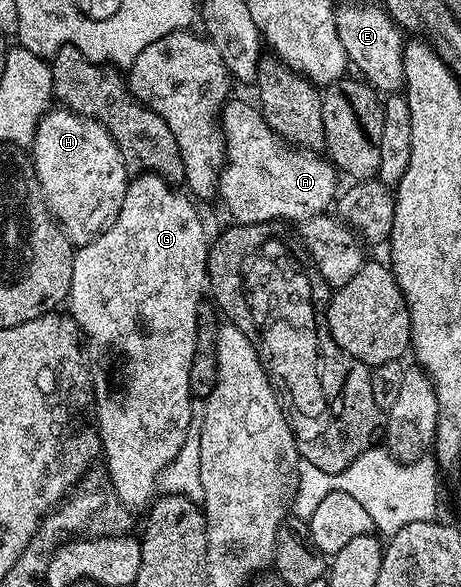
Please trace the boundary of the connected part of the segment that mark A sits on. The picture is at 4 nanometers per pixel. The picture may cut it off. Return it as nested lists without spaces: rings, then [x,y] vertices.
[[[227,100],[220,114],[220,128],[226,141],[226,163],[218,176],[217,191],[217,196],[222,197],[227,211],[234,216],[233,220],[239,225],[255,225],[279,219],[286,223],[300,223],[329,210],[326,208],[333,203],[334,192],[338,189],[339,174],[333,164],[326,159],[321,161],[317,152],[308,149],[295,148],[293,151],[287,151],[283,142],[272,131],[272,127],[268,127],[257,104],[250,102],[249,105],[246,101],[234,100]]]

